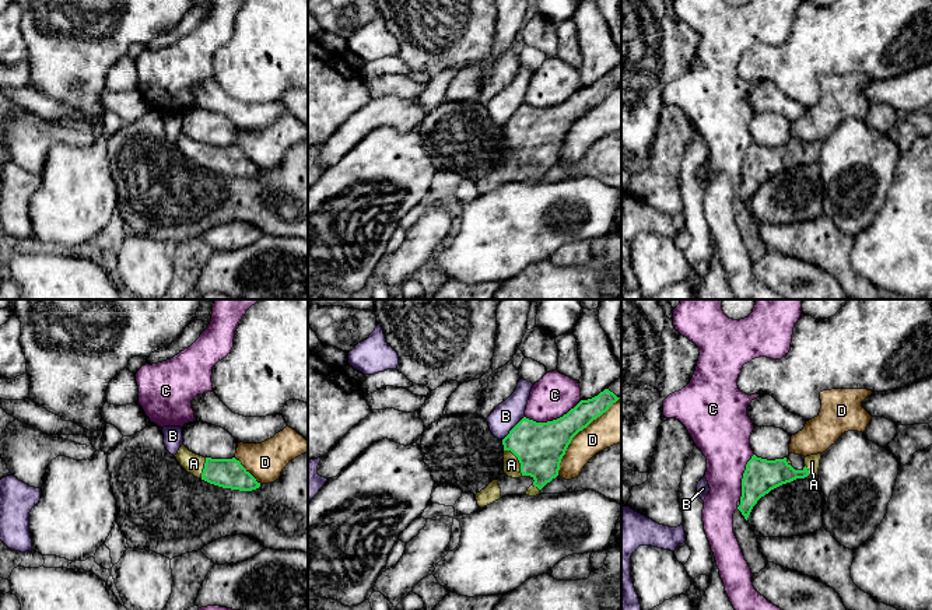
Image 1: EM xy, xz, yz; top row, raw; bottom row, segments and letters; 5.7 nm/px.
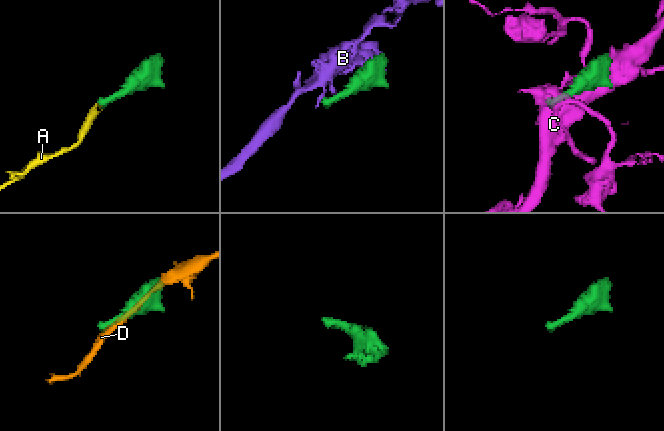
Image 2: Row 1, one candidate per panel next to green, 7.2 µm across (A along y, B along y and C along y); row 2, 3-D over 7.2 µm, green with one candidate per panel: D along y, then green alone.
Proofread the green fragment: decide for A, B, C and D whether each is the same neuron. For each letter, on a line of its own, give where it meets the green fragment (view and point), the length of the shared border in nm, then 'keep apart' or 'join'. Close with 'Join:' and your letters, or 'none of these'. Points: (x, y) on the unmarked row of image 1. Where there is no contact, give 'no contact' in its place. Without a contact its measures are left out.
A: xz (519, 149) | 220 nm | join
B: xz (512, 115) | 190 nm | keep apart
C: xz (553, 107) | 340 nm | keep apart
D: xz (578, 118) | 600 nm | keep apart
Join: A

